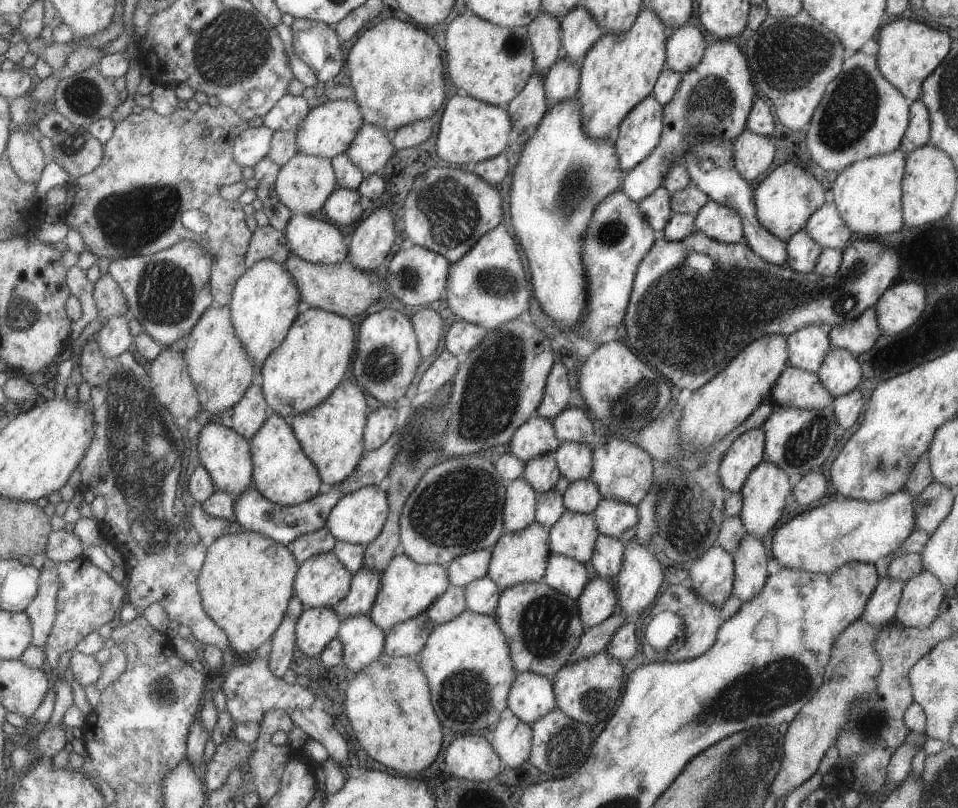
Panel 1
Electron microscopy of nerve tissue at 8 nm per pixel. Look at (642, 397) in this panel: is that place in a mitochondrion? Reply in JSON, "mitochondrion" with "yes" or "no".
{"mitochondrion":"yes"}

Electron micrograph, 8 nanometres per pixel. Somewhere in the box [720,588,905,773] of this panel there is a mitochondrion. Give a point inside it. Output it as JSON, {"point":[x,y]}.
{"point":[869,725]}

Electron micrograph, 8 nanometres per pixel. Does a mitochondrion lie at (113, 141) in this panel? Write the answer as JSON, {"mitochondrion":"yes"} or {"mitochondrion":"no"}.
{"mitochondrion":"no"}

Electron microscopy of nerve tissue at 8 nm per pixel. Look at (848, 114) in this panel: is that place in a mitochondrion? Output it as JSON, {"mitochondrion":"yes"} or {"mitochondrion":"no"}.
{"mitochondrion":"yes"}

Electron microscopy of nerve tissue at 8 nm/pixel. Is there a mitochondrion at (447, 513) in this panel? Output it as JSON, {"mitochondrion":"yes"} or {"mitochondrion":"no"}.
{"mitochondrion":"yes"}

